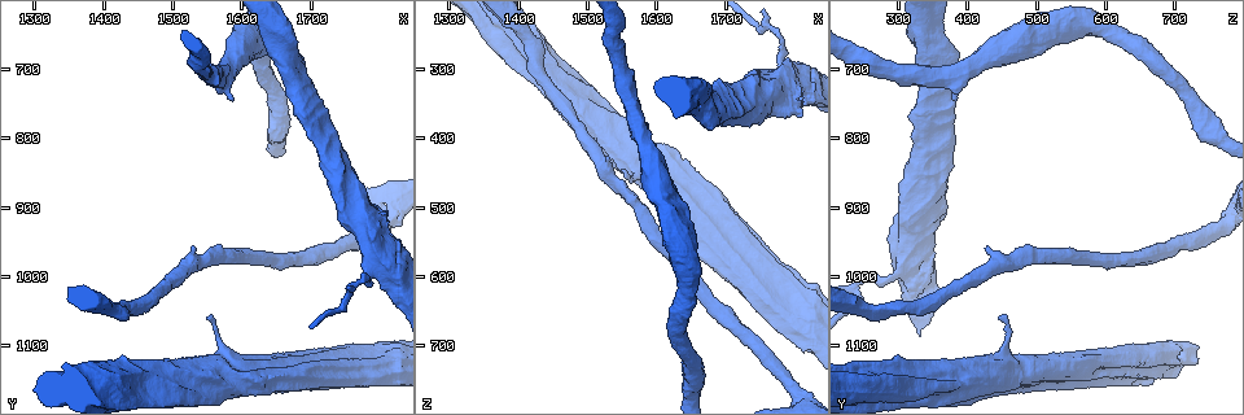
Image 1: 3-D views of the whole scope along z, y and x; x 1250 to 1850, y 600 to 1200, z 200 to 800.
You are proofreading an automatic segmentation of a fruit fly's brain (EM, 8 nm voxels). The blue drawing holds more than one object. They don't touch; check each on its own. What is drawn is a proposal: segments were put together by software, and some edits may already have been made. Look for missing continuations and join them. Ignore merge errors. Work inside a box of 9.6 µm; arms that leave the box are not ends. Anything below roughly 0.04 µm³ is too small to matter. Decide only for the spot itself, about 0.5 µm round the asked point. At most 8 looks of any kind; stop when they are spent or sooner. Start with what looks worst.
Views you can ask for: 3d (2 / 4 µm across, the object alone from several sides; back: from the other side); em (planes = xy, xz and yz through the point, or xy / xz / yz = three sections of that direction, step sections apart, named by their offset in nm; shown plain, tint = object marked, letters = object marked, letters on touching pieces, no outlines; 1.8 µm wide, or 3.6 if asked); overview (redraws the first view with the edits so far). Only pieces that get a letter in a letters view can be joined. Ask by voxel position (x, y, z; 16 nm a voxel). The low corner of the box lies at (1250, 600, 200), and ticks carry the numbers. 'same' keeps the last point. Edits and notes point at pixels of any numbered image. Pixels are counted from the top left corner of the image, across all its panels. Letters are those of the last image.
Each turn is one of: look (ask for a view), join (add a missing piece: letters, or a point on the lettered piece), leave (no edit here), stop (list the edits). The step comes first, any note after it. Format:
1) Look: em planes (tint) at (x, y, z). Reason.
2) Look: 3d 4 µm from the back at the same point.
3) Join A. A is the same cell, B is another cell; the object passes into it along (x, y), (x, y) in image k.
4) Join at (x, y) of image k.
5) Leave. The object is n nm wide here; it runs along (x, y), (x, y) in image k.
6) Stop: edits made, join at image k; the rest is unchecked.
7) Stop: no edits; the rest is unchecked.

Look: em xy step 16 (tint) at (1810, 910, 360). Branch stops here.

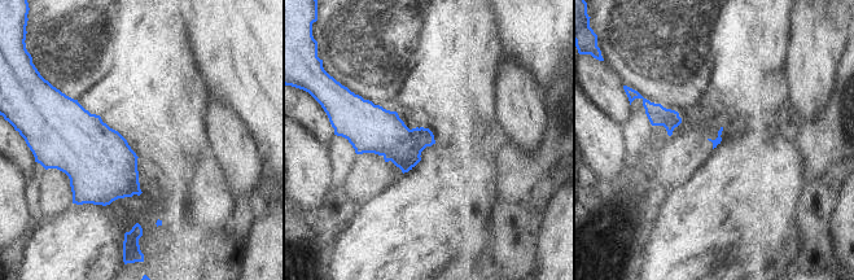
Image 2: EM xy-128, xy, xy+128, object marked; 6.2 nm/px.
Look: em planes (tint) at the same point.

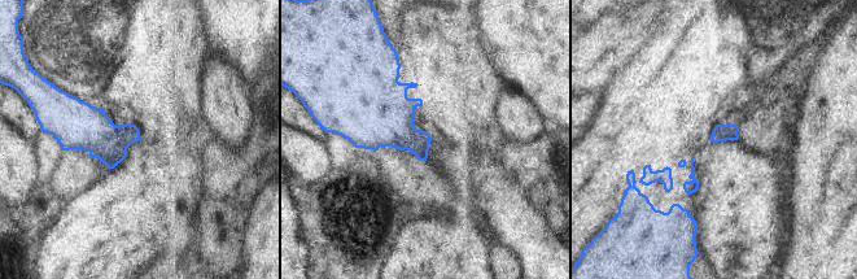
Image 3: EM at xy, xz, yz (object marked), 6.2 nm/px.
Look: em planes (letters) at the same point. See the neighbours.

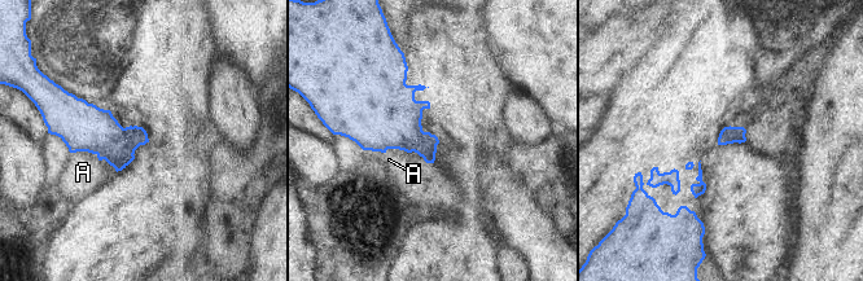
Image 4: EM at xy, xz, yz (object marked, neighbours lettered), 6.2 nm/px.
Leave. A is another cell; no lettered piece goes on from it.

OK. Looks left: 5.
Look: em planes (letters) at (1770, 1010, 245).

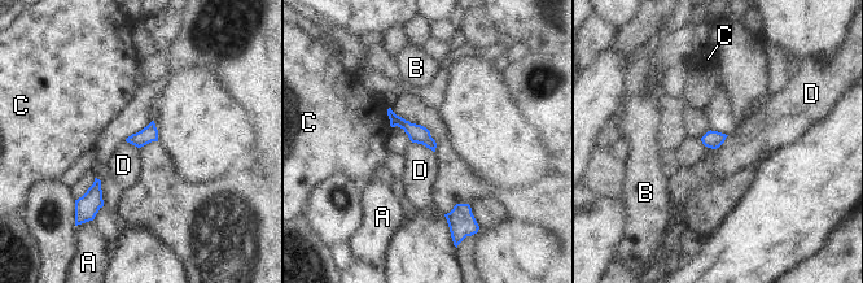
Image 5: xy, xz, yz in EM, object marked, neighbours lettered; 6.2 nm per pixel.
Leave. The object is 100 nm wide here; A, B, C and D are other cells; it runs along (391, 116), (420, 134), (432, 146) in image 5; none of them fits.

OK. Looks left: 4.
Look: em planes (tint) at (1550, 1065, 445). Tapers out.

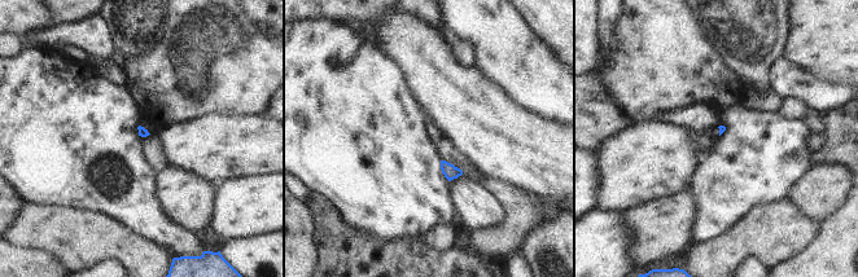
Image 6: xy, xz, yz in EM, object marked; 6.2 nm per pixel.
Look: em planes (letters) at the same point. See the neighbours.

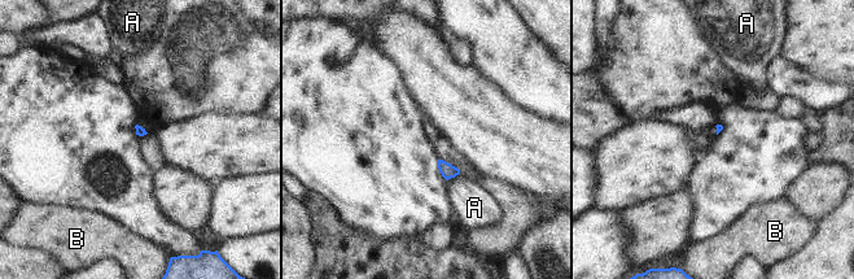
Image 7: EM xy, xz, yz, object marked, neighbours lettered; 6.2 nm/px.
Leave. A and B are other cells; a border runs along (460, 173), (446, 181) in image 7; none of them fits.

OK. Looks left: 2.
Look: em 3.6 µm planes (letters) at (1740, 1115, 645). Thick end.

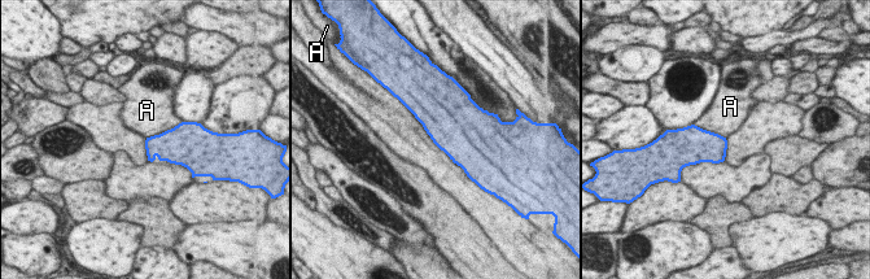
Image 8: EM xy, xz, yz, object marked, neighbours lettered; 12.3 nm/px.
Leave. The object is 280 nm wide here; A is another cell; a border runs along (182, 121), (170, 129), (147, 138) in image 8; no lettered piece goes on from it.

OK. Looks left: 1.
Stop: no edits; the rest is unchecked.

